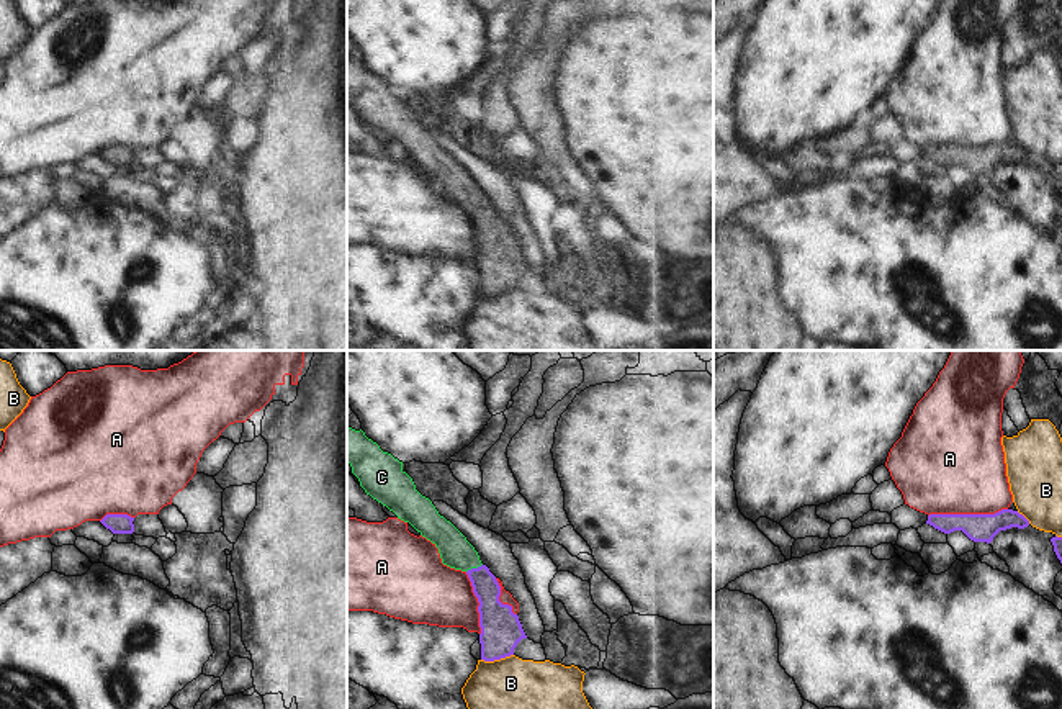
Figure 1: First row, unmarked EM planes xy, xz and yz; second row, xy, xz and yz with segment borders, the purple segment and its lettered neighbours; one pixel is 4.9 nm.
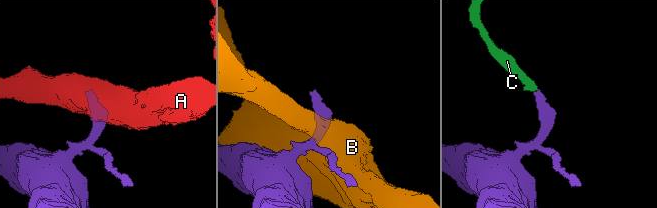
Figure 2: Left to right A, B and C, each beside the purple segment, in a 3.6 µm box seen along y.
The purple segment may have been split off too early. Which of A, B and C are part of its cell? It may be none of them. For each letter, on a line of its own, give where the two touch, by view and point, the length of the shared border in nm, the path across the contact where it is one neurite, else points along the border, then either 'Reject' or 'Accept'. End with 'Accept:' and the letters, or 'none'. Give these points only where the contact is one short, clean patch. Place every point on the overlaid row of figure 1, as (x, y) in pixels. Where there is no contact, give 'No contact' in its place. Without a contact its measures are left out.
A: Touches purple at yz (967, 514). Shared border 400 nm. Boundary: yz (1007, 508), (997, 513), (931, 513), (928, 516). Reject
B: Touches purple at xz (496, 659). Shared border 160 nm. Reject
C: Touches purple at xz (473, 569). Shared border 90 nm. Path across: xz (493, 614), (485, 583), (473, 569), (455, 550). Accept
Accept: C.

